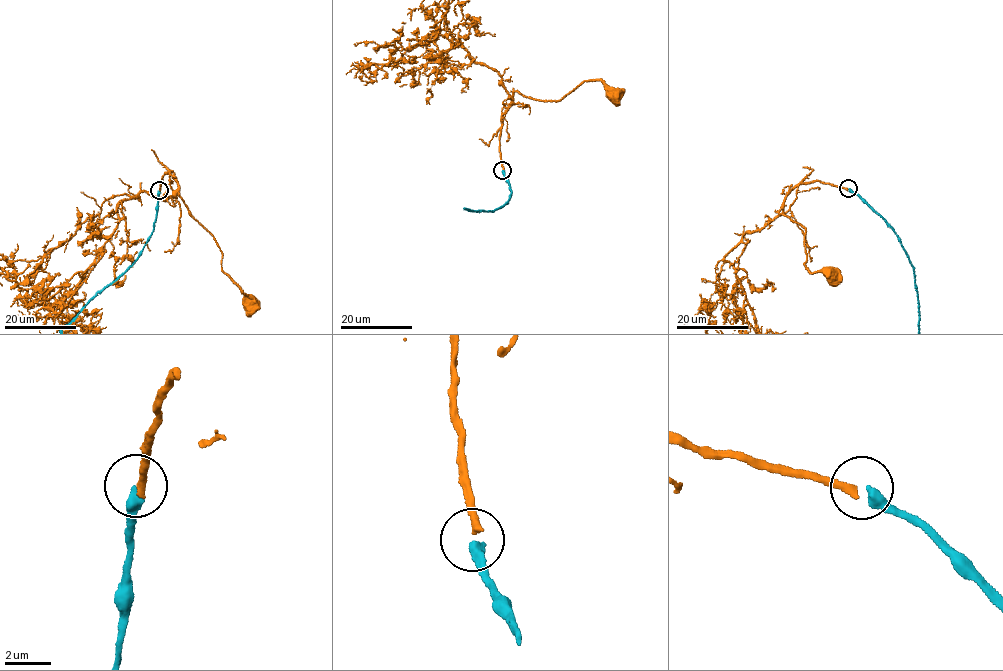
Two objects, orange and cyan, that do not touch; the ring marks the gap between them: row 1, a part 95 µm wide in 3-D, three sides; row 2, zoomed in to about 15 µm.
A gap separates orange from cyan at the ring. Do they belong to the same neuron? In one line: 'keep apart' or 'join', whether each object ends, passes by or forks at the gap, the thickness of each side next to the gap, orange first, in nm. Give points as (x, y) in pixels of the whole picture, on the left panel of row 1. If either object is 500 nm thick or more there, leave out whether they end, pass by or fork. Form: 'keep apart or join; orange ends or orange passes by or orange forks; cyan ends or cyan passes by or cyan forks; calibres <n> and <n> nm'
join; calibres 360 and 500 nm

